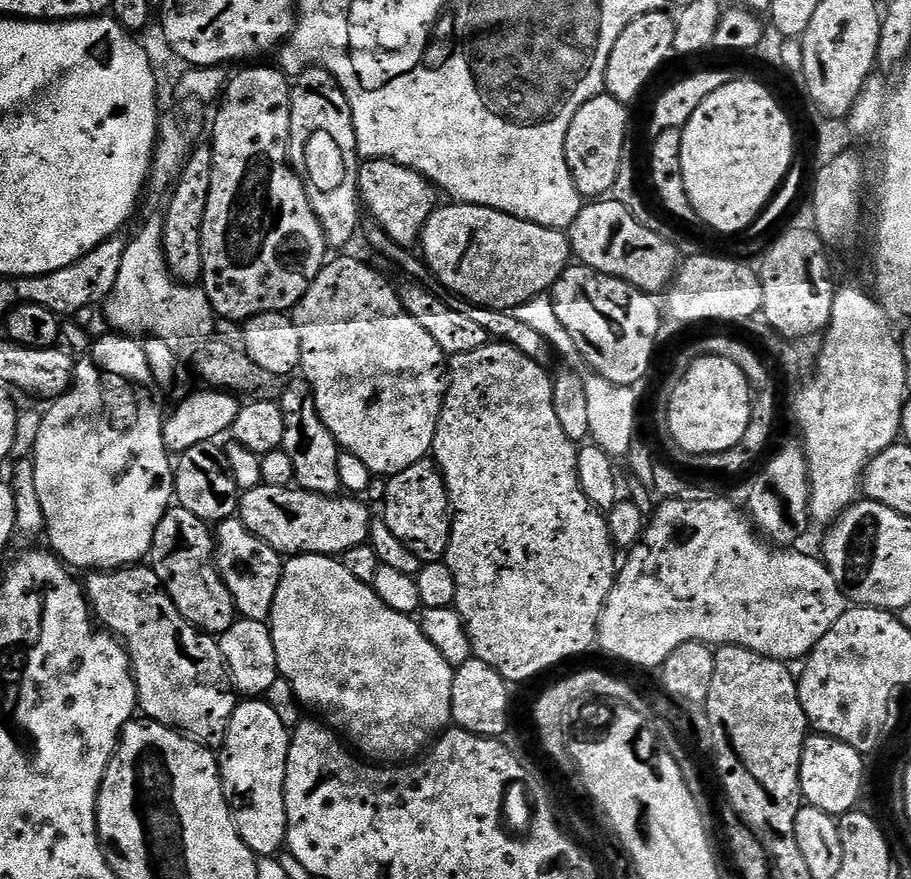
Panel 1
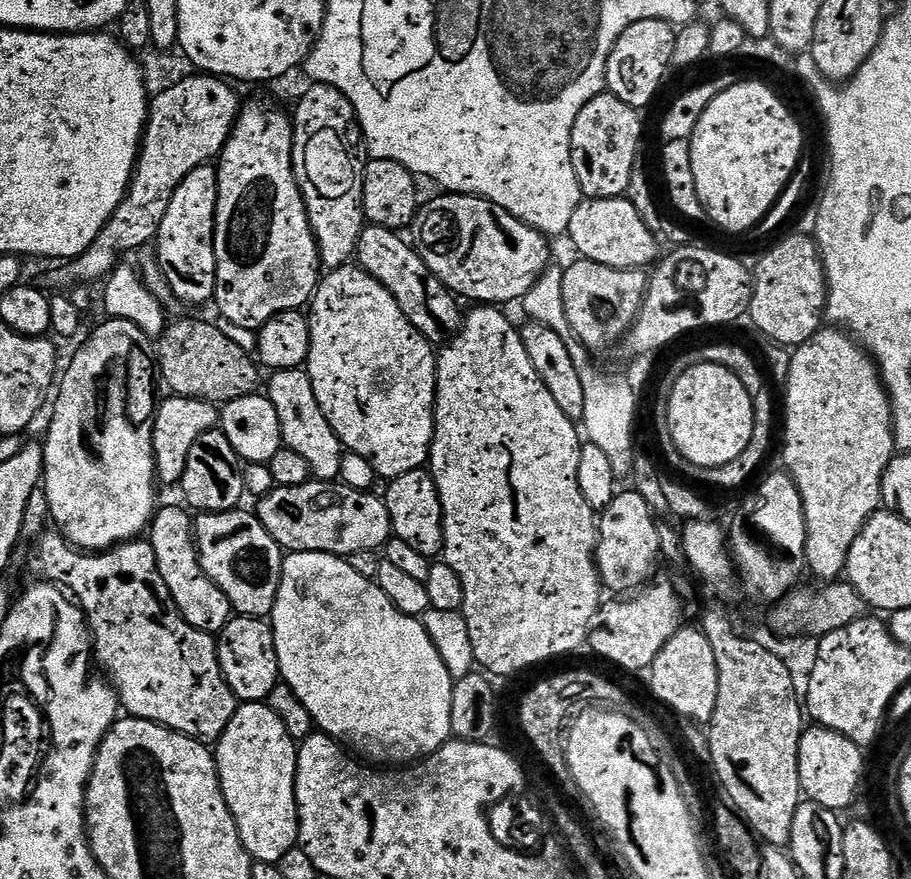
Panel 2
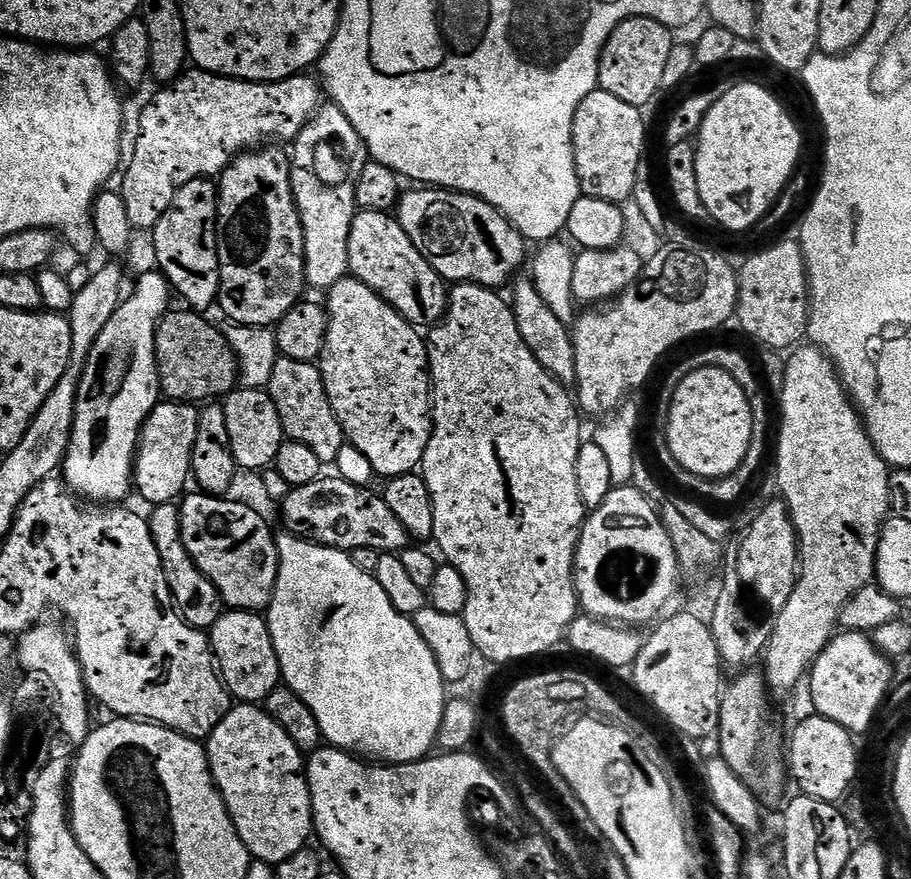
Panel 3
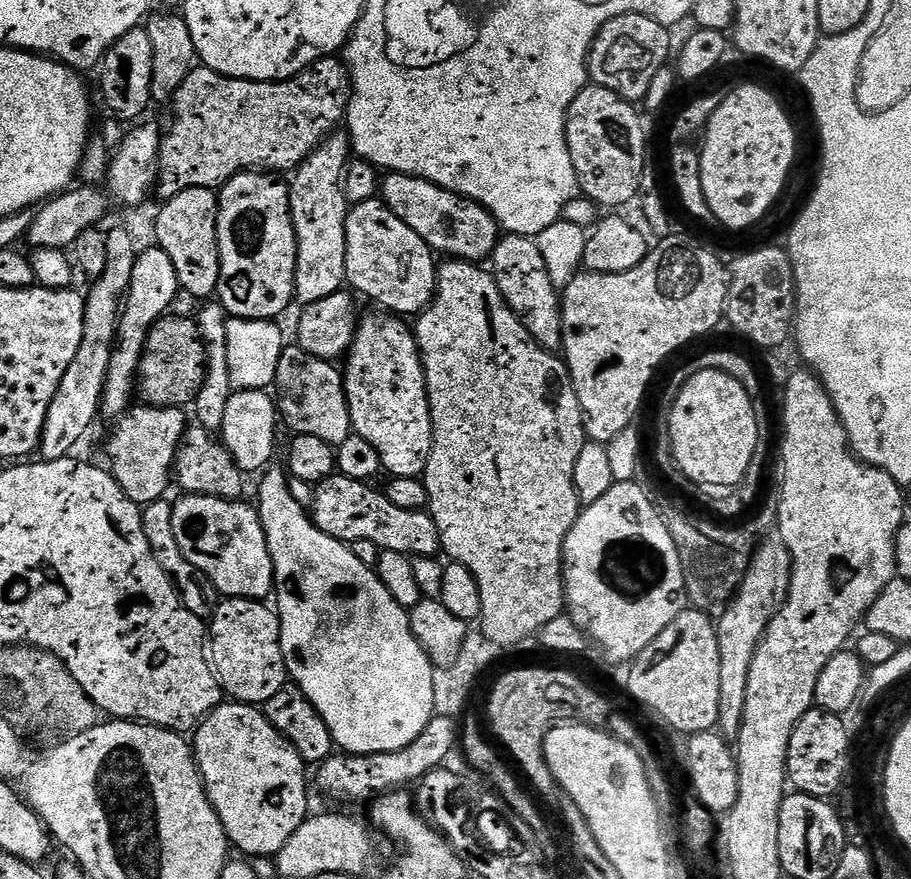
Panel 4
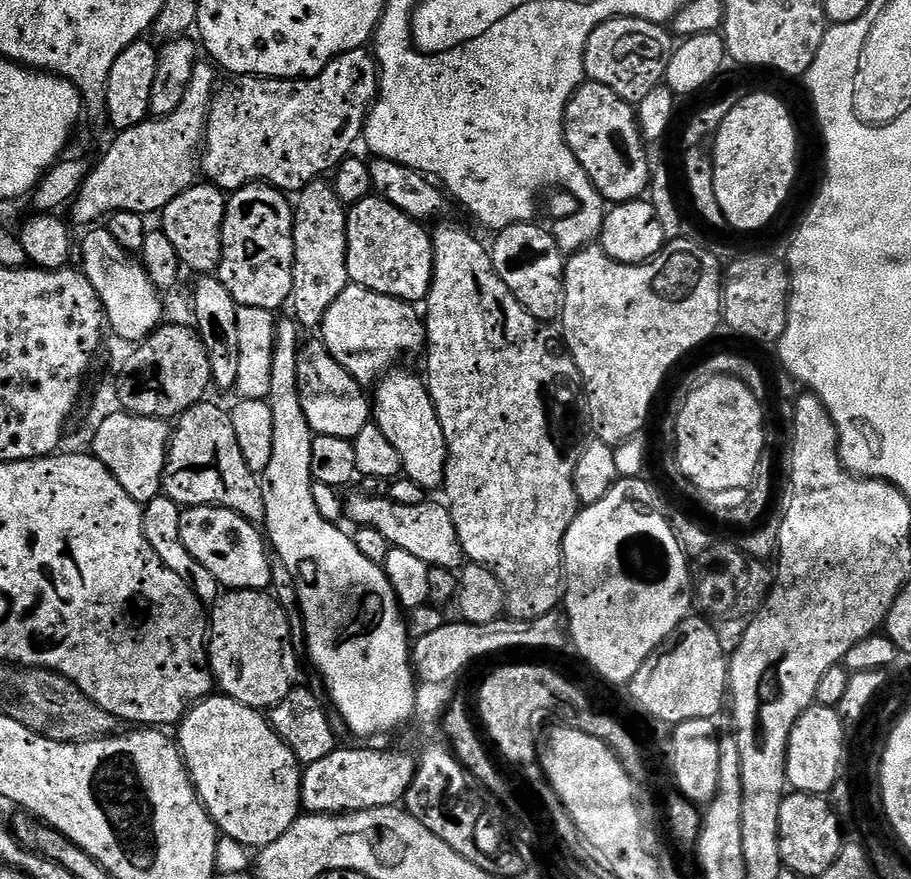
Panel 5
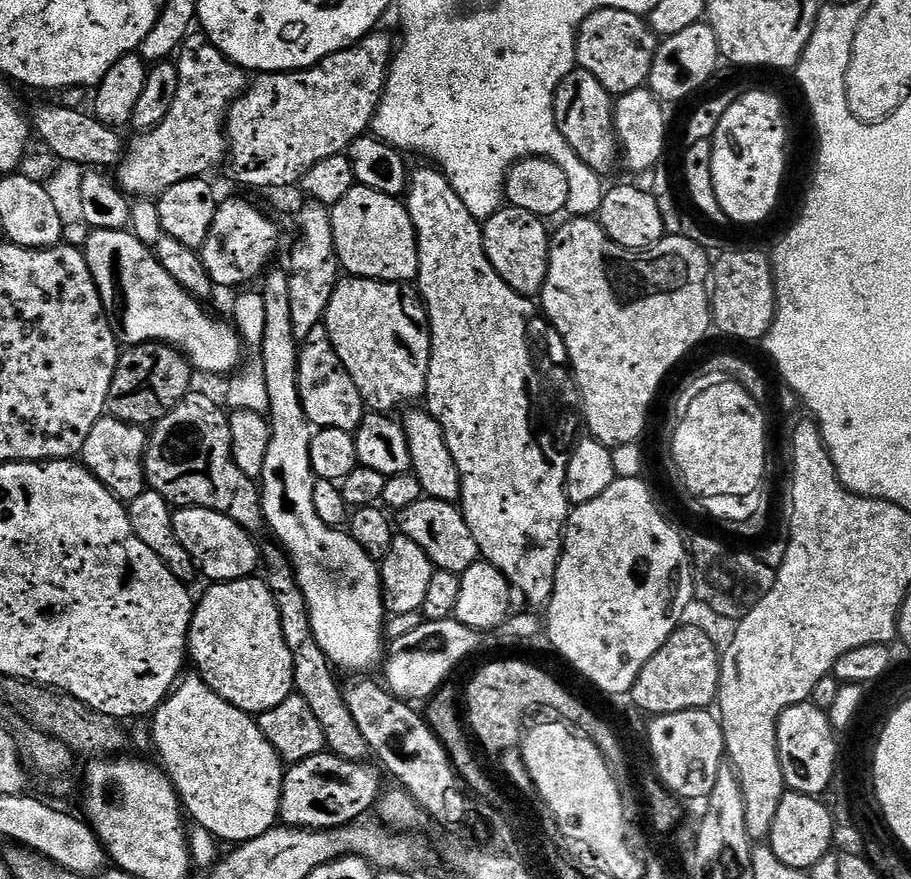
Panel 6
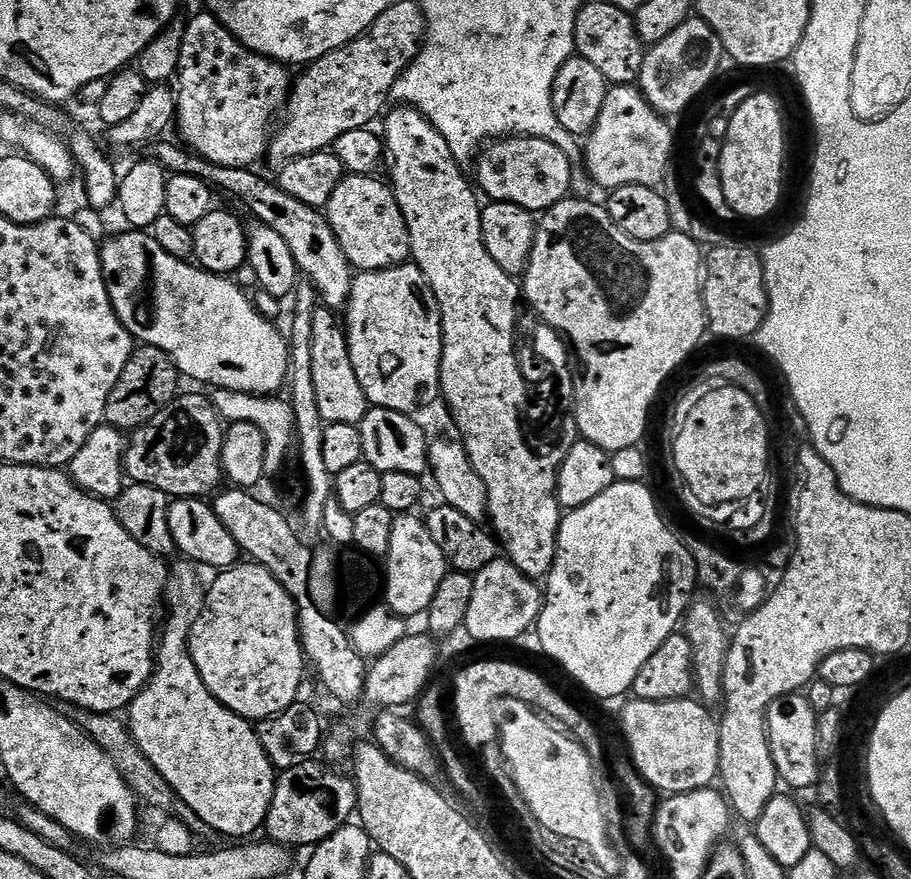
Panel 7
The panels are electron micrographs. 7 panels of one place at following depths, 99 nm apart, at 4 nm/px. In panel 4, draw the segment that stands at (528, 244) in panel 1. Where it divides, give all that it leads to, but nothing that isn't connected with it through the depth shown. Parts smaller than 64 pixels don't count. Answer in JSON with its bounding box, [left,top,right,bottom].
[382,172,502,262]

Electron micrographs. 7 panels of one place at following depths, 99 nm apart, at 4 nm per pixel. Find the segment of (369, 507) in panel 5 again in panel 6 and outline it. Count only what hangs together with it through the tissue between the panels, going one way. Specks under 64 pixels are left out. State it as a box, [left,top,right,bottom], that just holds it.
[398,498,481,573]

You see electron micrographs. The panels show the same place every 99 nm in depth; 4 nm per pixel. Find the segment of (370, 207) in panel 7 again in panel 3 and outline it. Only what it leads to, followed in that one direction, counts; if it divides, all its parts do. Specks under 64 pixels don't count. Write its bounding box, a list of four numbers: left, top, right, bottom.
[350,211,449,330]

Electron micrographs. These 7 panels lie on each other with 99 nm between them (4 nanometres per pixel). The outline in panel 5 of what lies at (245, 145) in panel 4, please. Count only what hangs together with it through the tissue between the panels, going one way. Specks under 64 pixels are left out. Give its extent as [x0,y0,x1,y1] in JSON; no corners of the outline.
[198,48,378,194]

